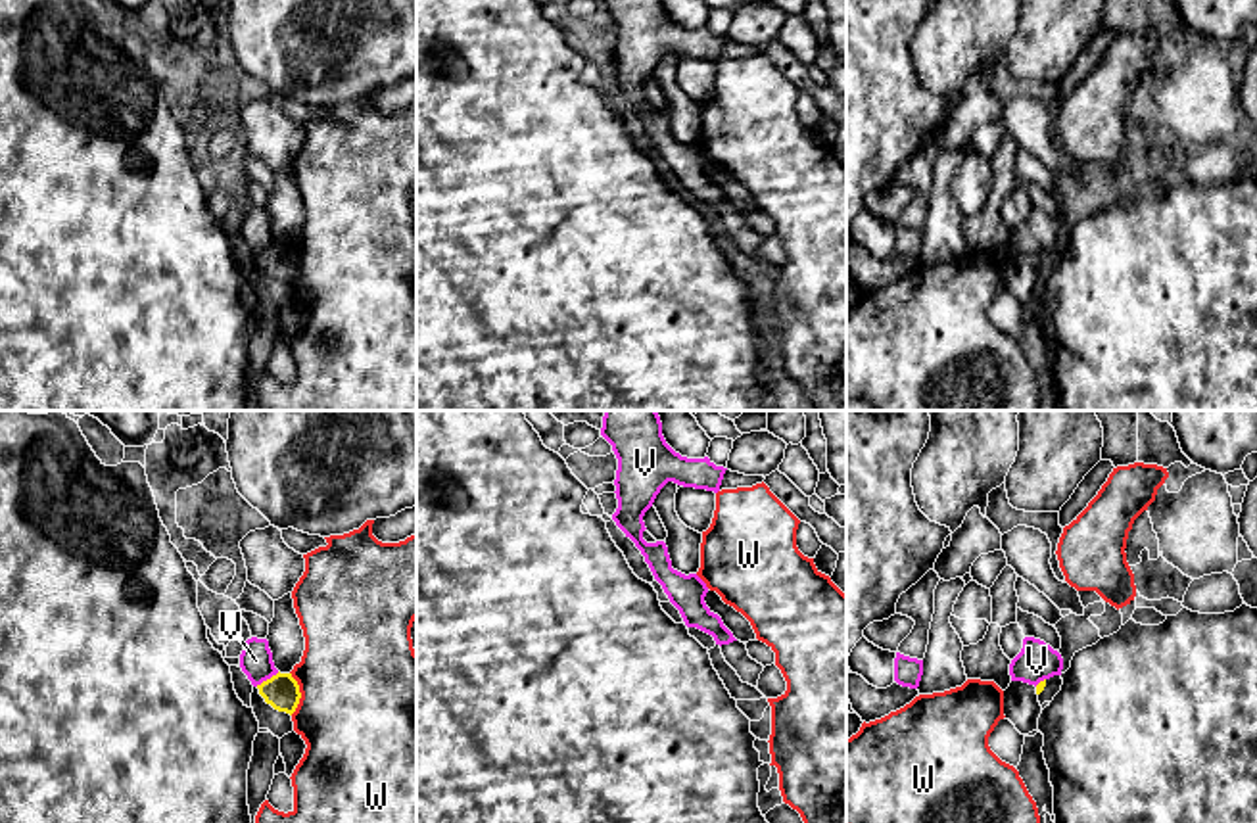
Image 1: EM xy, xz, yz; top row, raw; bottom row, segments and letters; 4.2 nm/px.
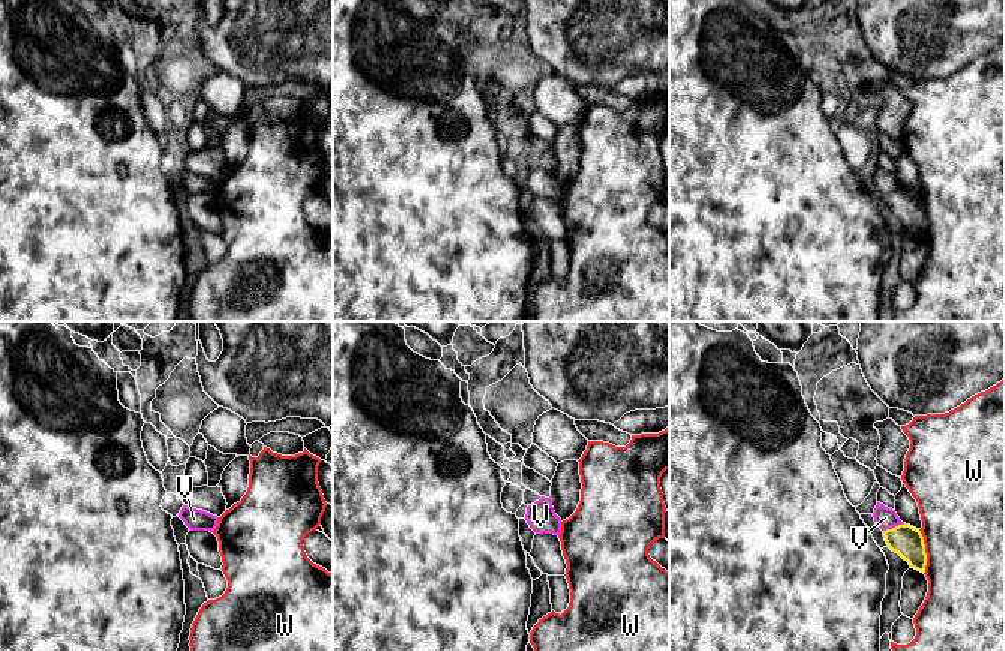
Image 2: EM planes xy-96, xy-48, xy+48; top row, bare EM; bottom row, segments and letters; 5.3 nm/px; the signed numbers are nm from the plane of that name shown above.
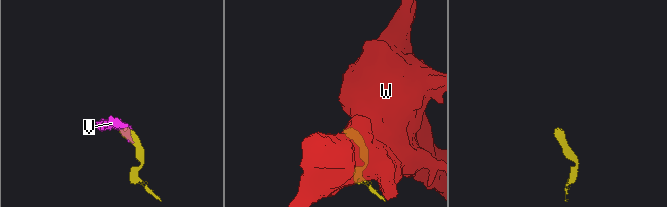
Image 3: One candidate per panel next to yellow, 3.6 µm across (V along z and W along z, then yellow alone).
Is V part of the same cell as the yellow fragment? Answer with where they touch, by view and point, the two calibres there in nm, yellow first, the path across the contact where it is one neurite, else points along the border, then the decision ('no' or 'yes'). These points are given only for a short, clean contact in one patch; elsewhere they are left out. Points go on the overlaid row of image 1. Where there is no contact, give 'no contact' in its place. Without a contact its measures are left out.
contact xy (267, 680); calibres 150 and 140 nm; border xy (279, 672), (256, 685); no

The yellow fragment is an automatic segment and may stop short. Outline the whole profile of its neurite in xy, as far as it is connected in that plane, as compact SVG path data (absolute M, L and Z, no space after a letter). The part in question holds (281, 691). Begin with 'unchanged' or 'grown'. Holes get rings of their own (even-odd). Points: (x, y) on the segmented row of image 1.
unchanged; M276 673L271 679L257 685L259 694L265 698L267 704L271 704L278 712L294 714L301 693L297 681L292 677L292 673Z

